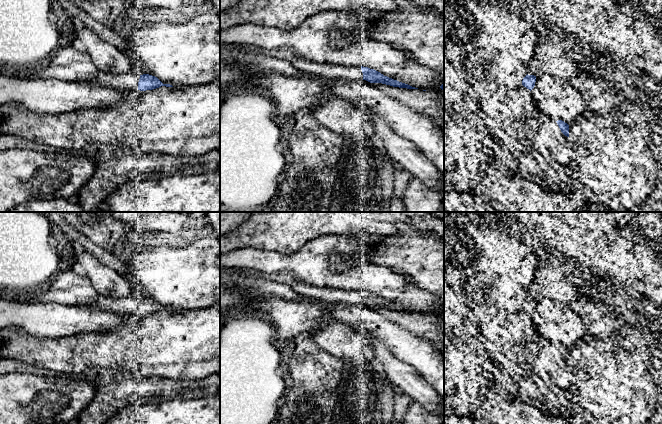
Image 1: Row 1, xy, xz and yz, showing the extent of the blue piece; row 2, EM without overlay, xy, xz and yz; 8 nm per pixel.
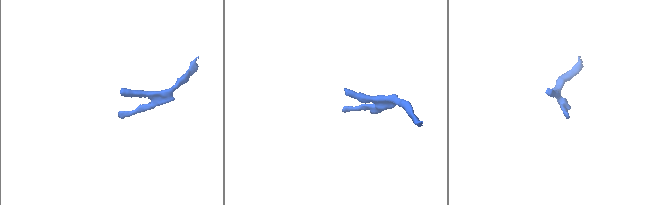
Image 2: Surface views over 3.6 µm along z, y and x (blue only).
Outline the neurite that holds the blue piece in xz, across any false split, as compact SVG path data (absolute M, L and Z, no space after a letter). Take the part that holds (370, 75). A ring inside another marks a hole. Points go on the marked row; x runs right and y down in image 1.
M235 44L240 50L256 50L269 57L279 58L288 61L296 69L319 75L323 78L343 78L343 79L363 79L370 83L382 83L393 87L418 89L408 84L399 82L387 76L384 76L380 72L370 69L368 67L359 66L342 66L332 63L315 63L308 61L298 56L291 49L279 49L279 50L267 50L255 45L249 44Z

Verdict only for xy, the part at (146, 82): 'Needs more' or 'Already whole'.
Needs more

